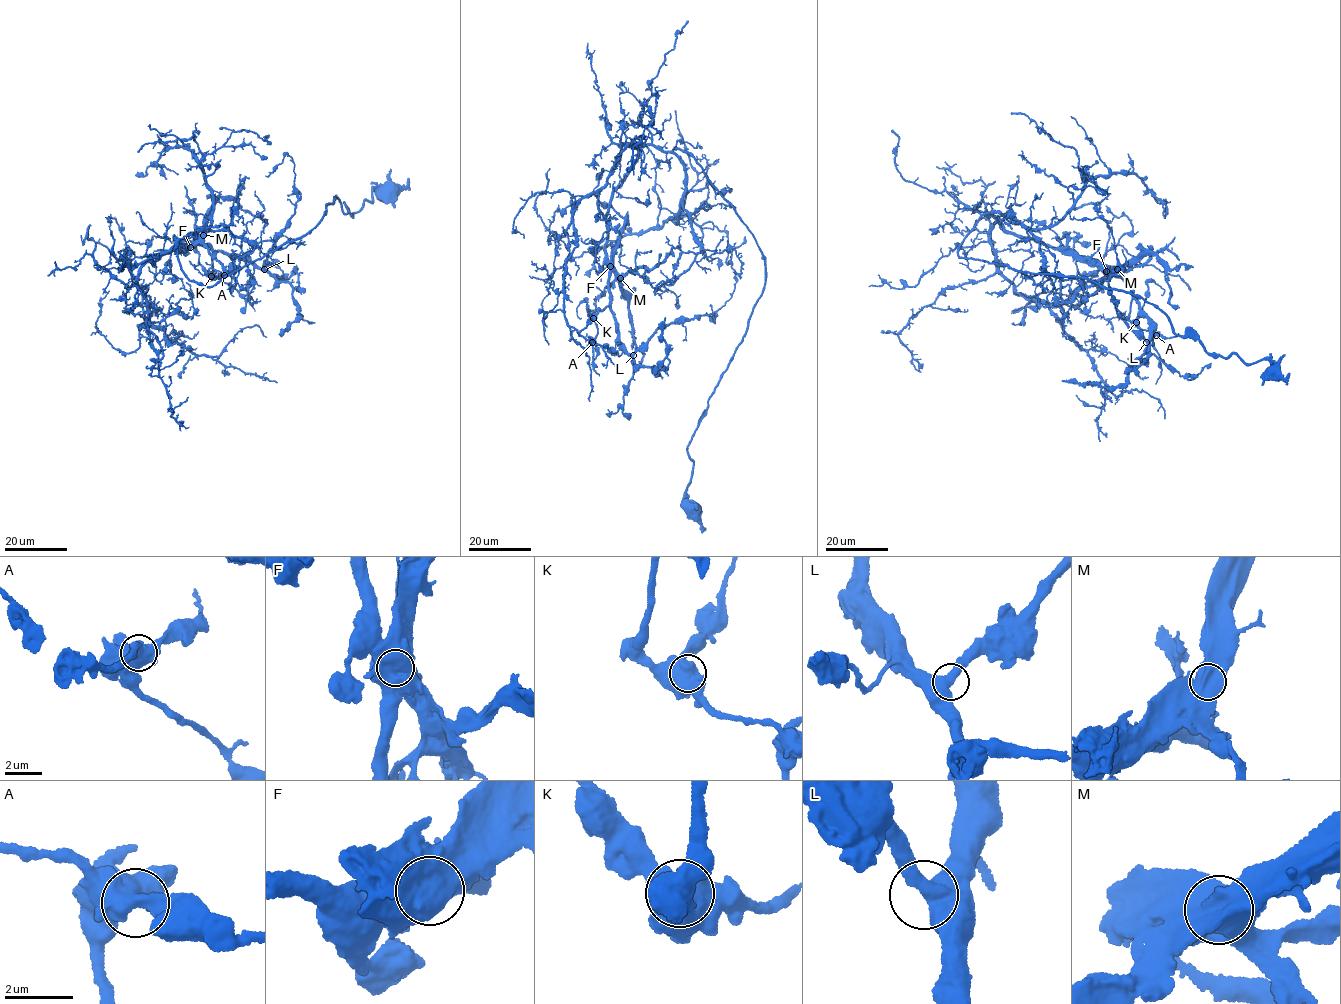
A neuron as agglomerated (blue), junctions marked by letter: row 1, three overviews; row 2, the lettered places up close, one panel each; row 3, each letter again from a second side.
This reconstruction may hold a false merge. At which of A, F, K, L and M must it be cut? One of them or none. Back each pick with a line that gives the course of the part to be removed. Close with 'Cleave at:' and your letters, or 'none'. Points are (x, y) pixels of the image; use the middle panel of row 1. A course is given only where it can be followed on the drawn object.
F: foreign part runs (611, 266), (627, 299), (631, 331), (636, 345), (643, 355), (640, 365)
Cleave at: F

